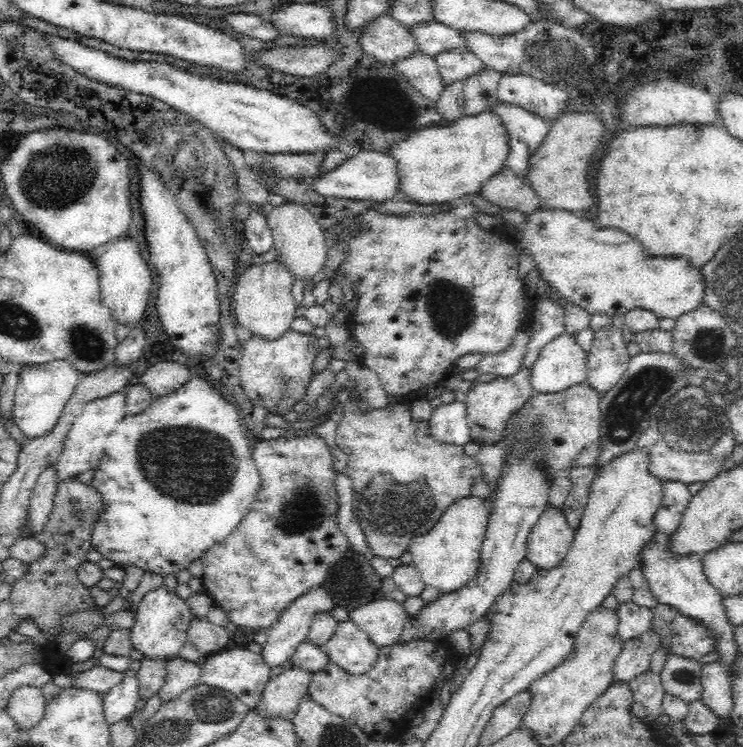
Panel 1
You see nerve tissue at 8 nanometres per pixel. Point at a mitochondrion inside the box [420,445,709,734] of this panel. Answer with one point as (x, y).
(685, 676)

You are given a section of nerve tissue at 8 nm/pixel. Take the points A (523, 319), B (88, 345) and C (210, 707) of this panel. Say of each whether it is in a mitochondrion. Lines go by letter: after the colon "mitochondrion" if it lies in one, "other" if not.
A: other
B: mitochondrion
C: mitochondrion

